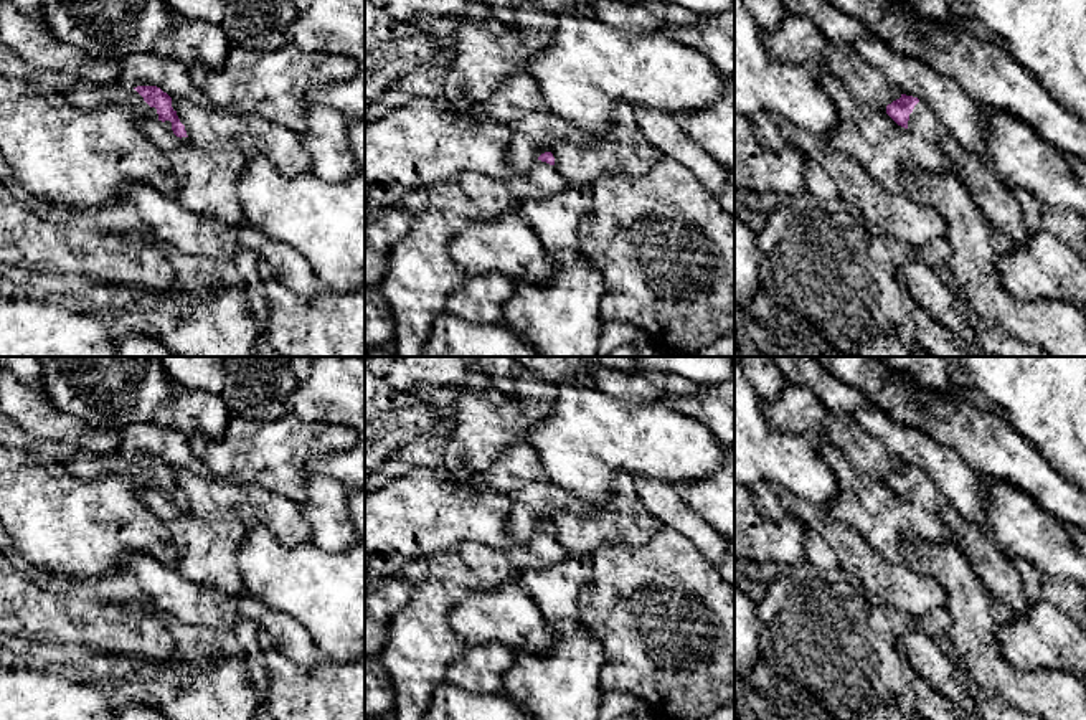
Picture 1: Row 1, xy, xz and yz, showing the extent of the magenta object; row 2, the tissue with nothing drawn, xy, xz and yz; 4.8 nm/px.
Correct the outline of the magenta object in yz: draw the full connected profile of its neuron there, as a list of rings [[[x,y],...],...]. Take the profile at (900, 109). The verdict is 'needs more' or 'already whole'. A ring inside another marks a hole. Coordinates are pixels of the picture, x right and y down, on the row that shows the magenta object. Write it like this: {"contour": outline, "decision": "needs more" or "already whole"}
{"contour": [[[901,94],[886,106],[886,114],[901,127],[934,144],[952,162],[972,201],[987,223],[1005,233],[1013,244],[1023,246],[1032,231],[1007,182],[982,157],[967,152],[918,97]]], "decision": "needs more"}

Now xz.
{"contour": [[[551,152],[541,154],[526,173],[492,178],[479,172],[464,172],[457,183],[485,218],[517,213],[523,201],[551,197],[569,187],[558,173]]], "decision": "needs more"}

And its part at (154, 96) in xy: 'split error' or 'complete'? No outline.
split error

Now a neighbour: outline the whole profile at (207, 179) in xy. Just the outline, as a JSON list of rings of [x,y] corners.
[[[137,116],[137,124],[142,134],[168,160],[178,180],[178,188],[172,198],[188,211],[228,225],[246,221],[236,182],[246,167],[248,157],[236,144],[205,150],[177,137],[158,119]]]

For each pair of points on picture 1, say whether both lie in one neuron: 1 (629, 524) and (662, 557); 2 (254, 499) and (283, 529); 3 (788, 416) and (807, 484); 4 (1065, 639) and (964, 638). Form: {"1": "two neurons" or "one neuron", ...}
{"1": "two neurons", "2": "one neuron", "3": "two neurons", "4": "two neurons"}

